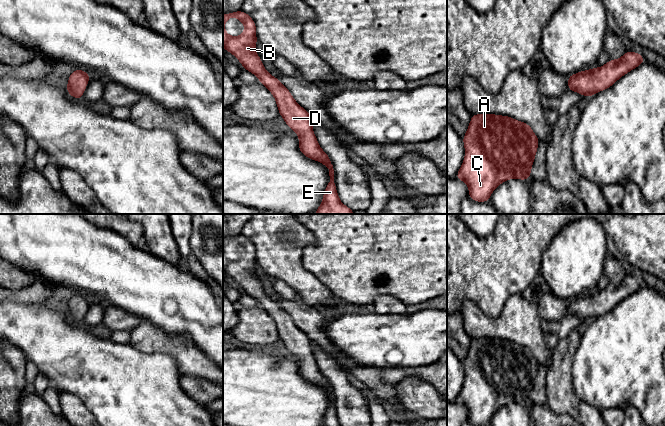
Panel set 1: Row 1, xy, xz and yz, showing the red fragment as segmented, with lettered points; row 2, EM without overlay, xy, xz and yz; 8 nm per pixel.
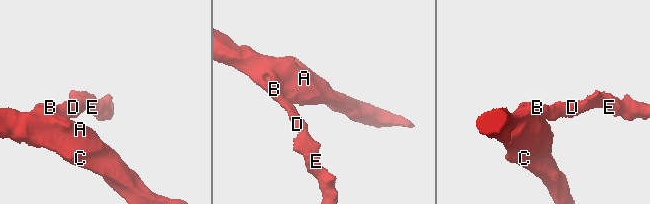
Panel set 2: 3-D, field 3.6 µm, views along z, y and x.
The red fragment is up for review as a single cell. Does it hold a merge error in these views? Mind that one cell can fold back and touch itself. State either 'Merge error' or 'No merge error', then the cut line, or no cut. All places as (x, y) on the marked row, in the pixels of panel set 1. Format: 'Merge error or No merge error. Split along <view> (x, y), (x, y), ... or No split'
No merge error. No split

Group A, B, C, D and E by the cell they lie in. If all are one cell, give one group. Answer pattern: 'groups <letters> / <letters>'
groups A B C D E

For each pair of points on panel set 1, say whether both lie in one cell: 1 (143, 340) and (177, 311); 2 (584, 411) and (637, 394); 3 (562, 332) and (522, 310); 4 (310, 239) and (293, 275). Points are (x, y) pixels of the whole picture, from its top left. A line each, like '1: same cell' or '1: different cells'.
1: different cells
2: different cells
3: different cells
4: same cell

